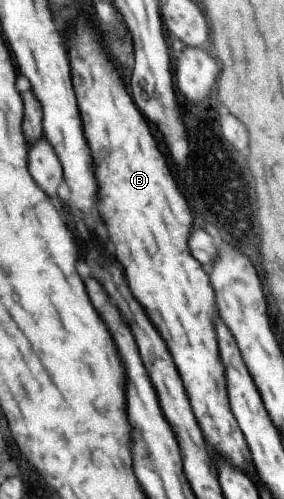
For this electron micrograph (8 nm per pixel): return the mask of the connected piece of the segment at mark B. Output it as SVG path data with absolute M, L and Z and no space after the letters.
M82 16L80 22L74 20L74 26L70 26L66 34L66 44L70 46L70 70L74 70L74 90L78 90L78 106L82 106L82 122L86 122L90 154L94 154L94 170L98 170L98 182L102 182L102 194L98 194L98 202L102 202L102 206L98 206L98 214L108 232L108 240L114 246L114 256L126 274L126 282L130 282L130 292L134 294L134 298L138 298L138 302L142 302L142 306L146 306L146 314L154 318L158 334L166 338L166 346L170 346L170 354L174 354L174 362L178 362L178 370L182 370L182 384L186 386L186 394L190 394L194 416L198 418L198 422L202 422L202 434L206 434L206 442L210 442L210 446L218 454L222 454L231 465L250 477L252 456L241 427L229 407L223 364L214 336L213 320L217 307L214 306L214 294L208 276L190 256L186 246L192 224L190 210L166 168L166 160L160 154L156 140L152 138L146 120L124 90L114 64L102 52L98 44L98 32L86 16Z

